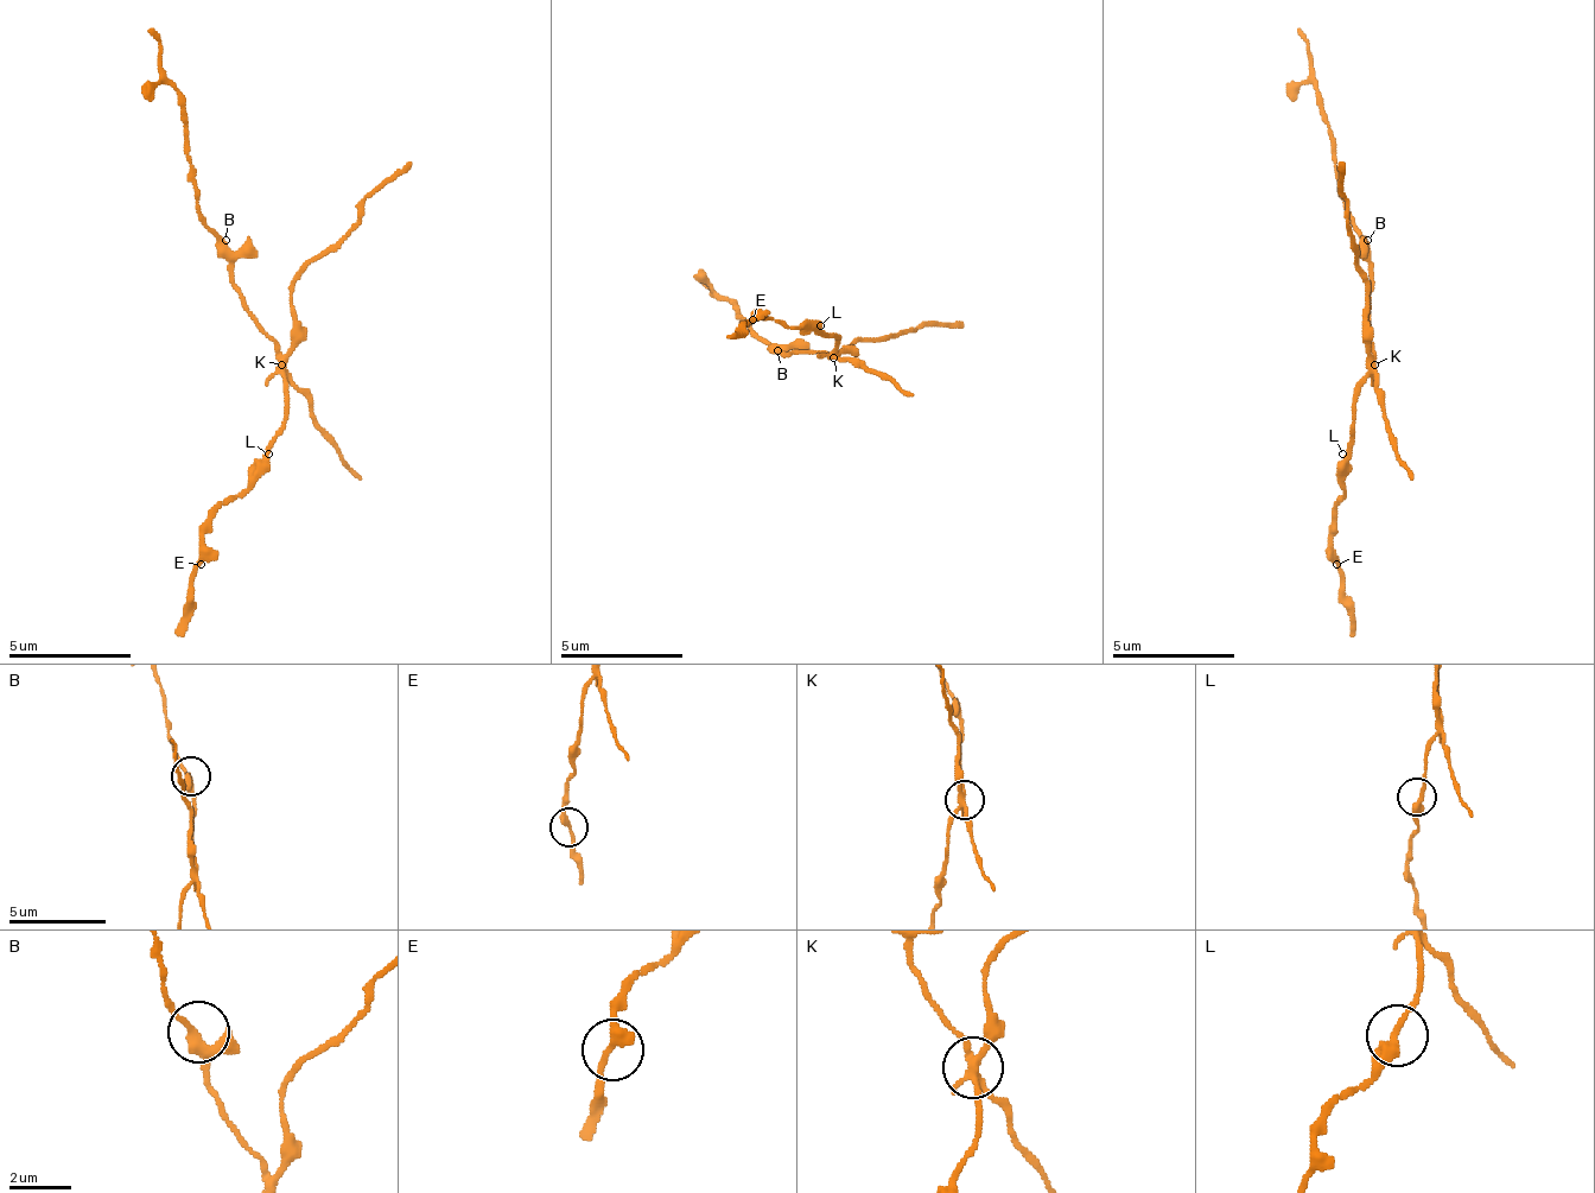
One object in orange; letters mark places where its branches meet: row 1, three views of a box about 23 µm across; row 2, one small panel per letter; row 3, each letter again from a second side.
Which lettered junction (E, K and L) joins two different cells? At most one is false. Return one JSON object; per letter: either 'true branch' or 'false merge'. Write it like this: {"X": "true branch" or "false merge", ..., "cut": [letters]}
{"E": "true branch", "K": "false merge", "L": "true branch", "cut": ["K"]}

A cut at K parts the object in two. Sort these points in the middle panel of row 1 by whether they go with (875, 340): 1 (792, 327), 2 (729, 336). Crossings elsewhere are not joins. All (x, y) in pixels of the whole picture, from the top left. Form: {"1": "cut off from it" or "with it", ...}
{"1": "with it", "2": "with it"}

